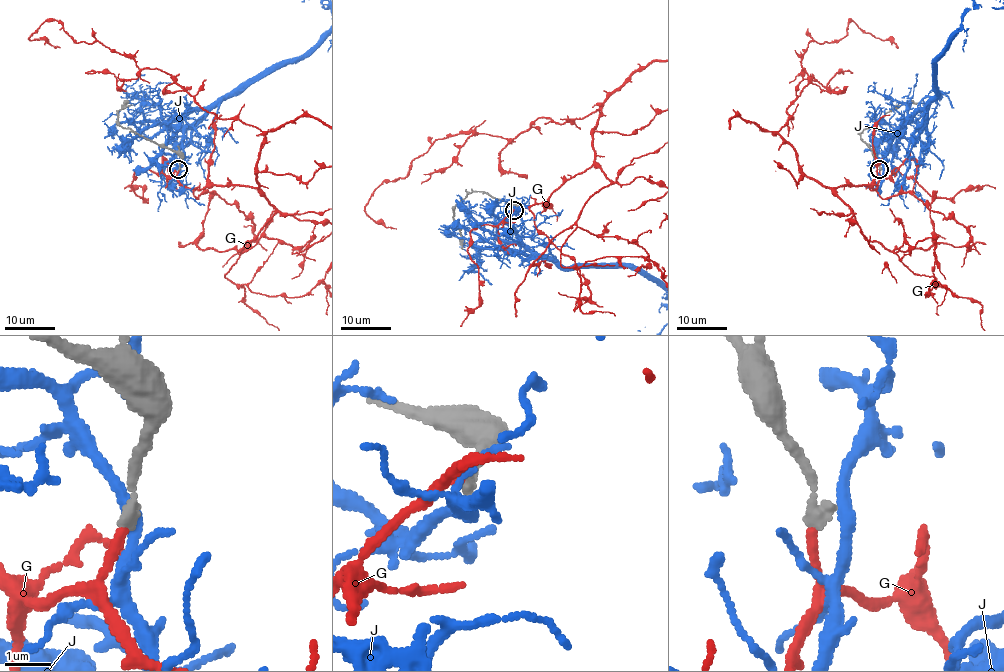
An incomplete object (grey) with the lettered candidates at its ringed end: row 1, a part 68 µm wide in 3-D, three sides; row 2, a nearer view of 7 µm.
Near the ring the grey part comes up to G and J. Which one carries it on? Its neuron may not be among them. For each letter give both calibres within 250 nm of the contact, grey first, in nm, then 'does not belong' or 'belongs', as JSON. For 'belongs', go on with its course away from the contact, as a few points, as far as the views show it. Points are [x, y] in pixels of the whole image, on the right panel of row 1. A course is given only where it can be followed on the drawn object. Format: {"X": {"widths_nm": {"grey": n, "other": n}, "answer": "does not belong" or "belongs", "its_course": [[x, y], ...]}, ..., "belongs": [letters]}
{"G": {"widths_nm": {"grey": 240, "other": 200}, "answer": "belongs"}, "J": {"widths_nm": {"grey": 240, "other": 280}, "answer": "does not belong"}, "belongs": ["G"]}

